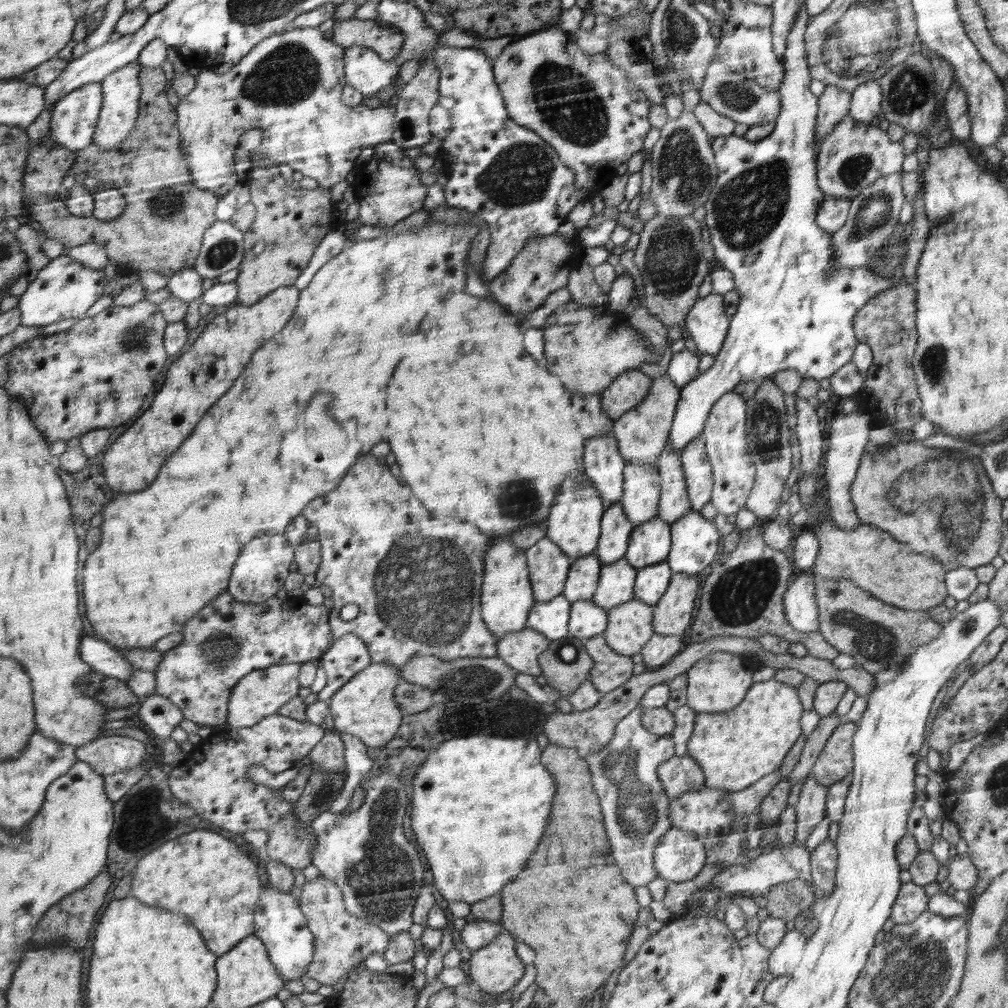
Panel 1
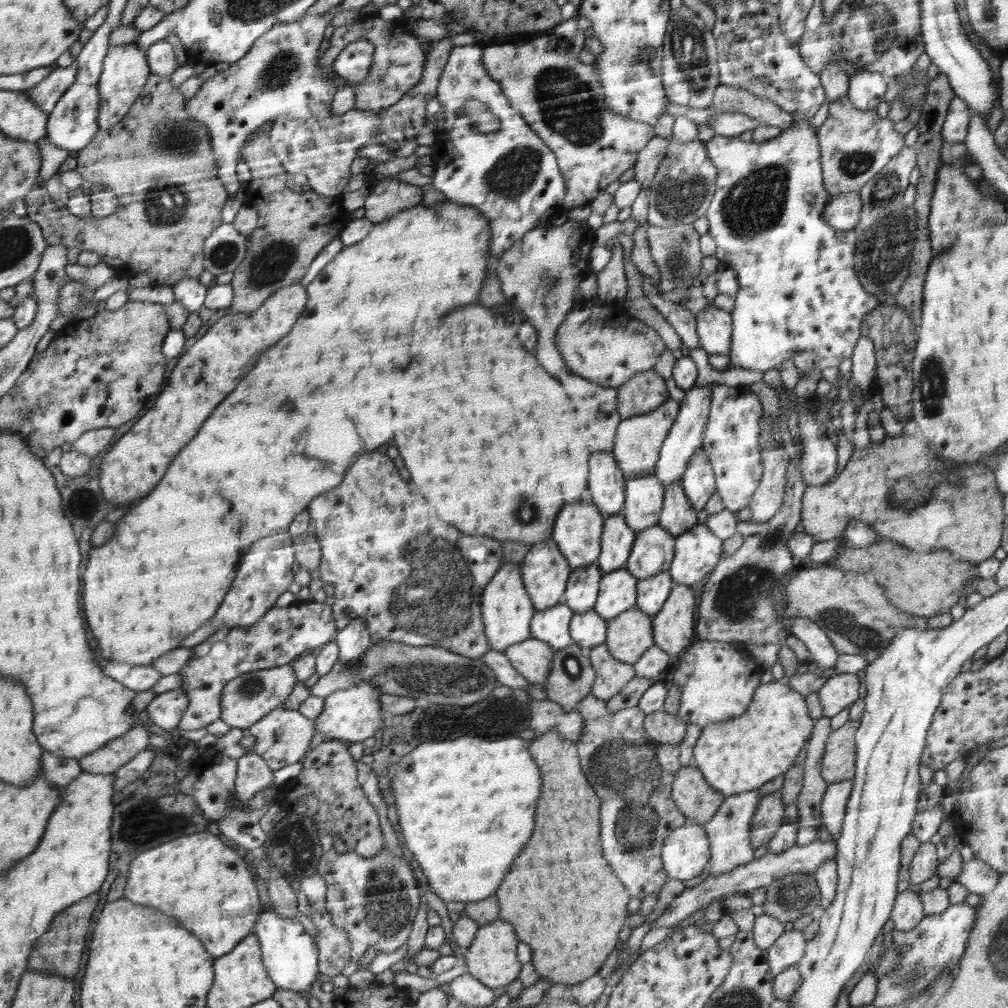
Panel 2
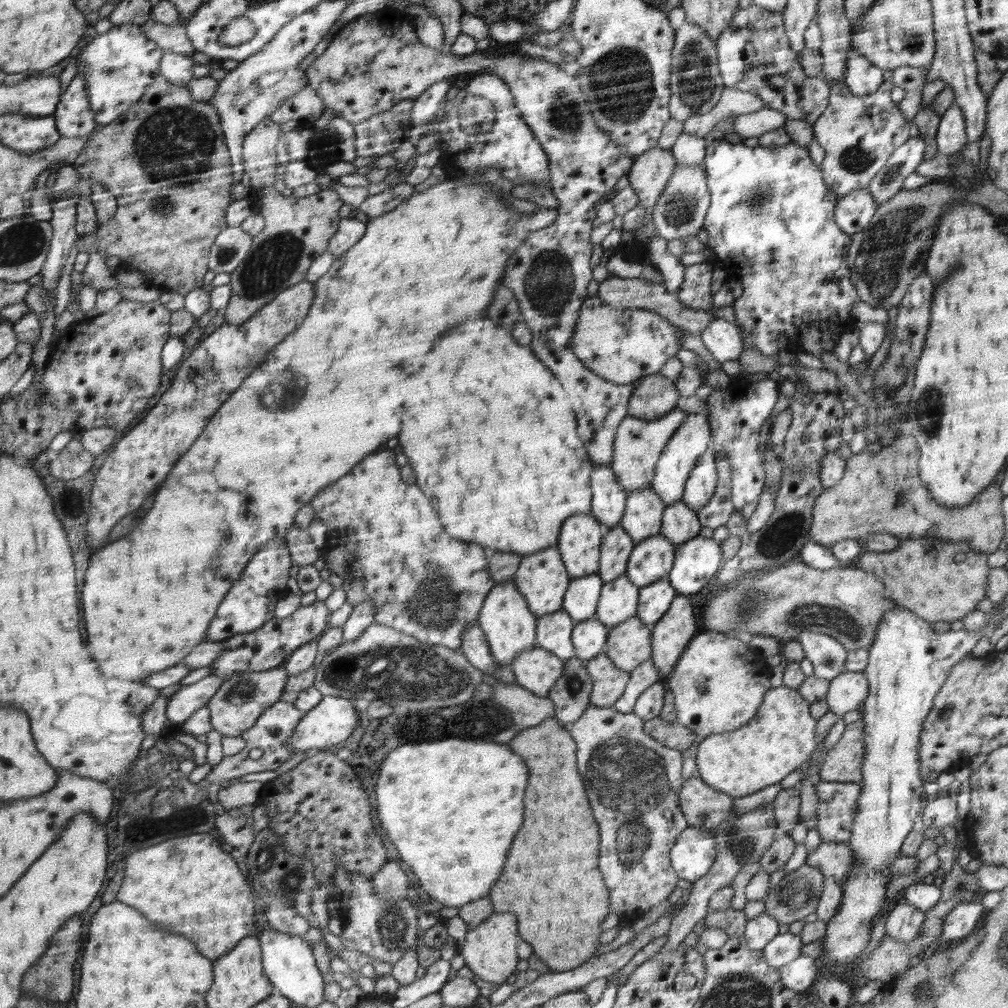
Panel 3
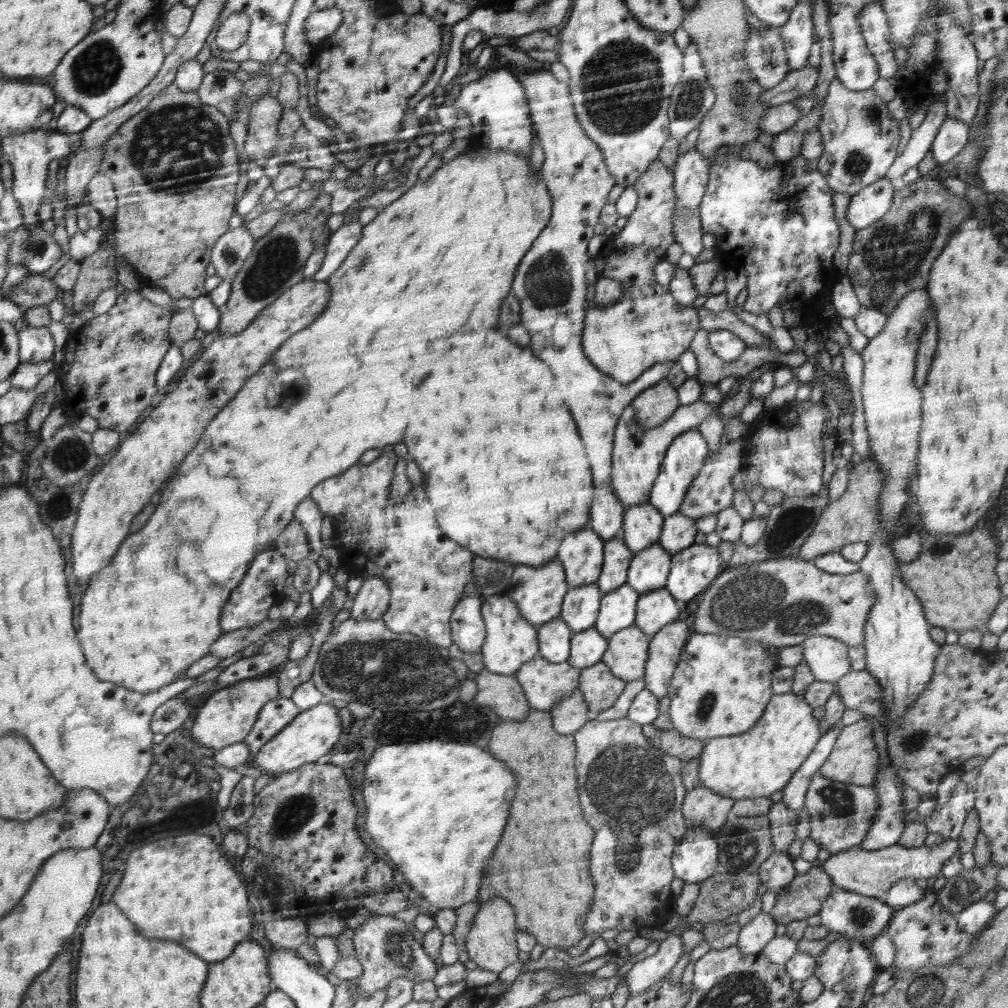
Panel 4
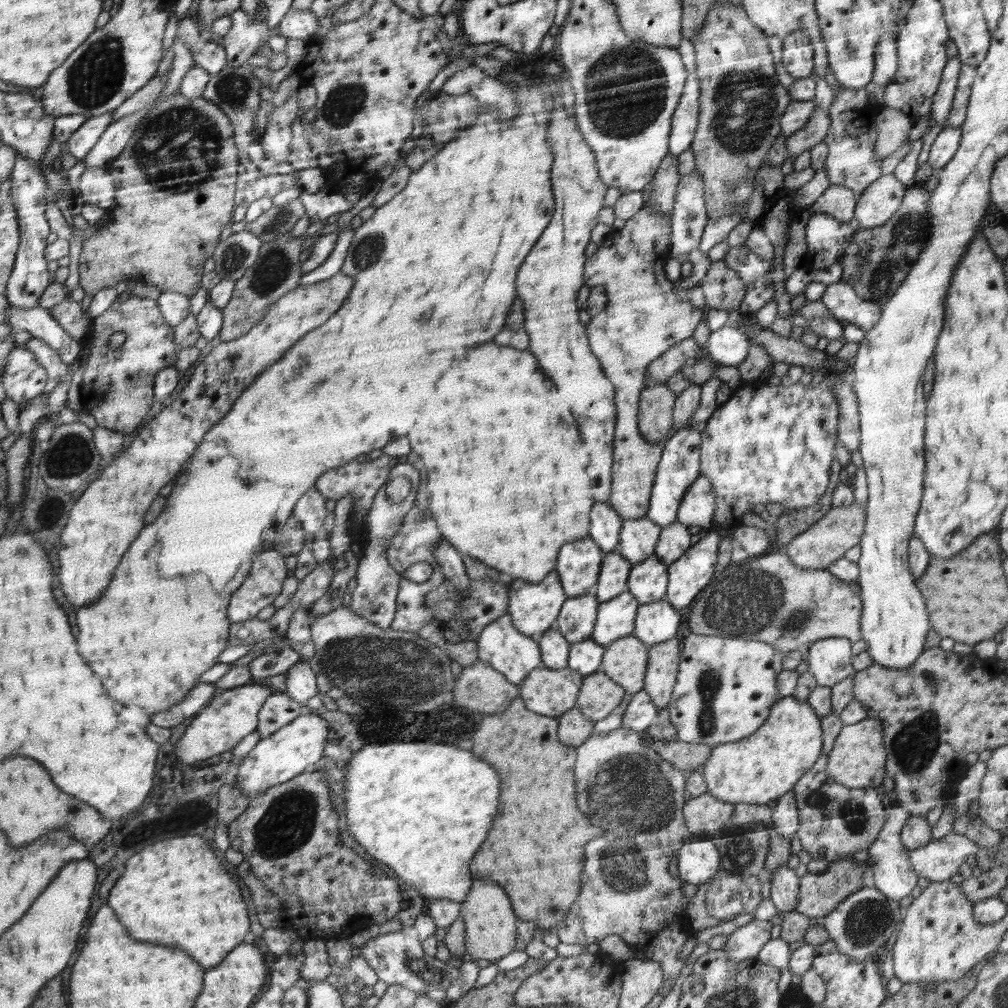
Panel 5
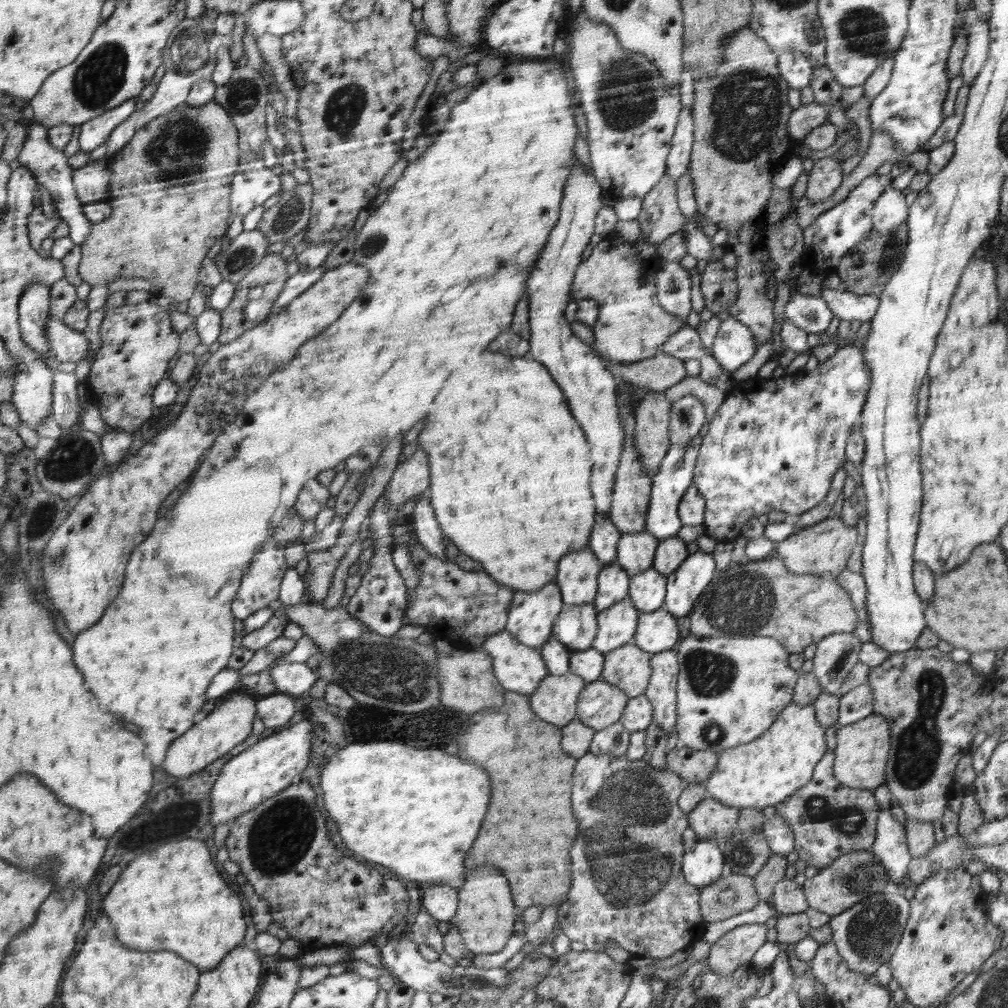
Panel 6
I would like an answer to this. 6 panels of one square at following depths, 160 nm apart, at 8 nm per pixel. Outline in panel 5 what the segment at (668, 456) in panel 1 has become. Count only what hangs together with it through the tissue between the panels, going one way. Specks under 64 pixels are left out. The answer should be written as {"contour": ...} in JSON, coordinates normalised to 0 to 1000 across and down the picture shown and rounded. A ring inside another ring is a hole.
{"contour":[[[675,518],[660,522],[655,533],[654,541],[650,544],[650,550],[662,562],[674,556],[685,545],[685,530],[683,523]]]}

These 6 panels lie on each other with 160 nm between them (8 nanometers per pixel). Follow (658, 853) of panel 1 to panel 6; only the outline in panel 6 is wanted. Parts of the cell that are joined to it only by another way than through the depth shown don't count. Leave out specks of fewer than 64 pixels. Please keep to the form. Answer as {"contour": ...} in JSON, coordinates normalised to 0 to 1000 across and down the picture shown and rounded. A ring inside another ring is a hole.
{"contour":[[[692,833],[684,845],[679,847],[679,869],[683,876],[696,882],[713,873],[719,854],[720,851],[716,851],[716,845],[708,834]]]}

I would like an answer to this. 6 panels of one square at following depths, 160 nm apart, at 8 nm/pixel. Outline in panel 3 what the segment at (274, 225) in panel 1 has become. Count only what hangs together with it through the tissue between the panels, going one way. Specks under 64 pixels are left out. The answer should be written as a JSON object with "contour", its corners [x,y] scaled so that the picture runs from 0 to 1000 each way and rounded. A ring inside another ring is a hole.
{"contour":[[[267,116],[259,119],[242,135],[242,165],[246,165],[249,177],[246,197],[252,209],[261,214],[263,223],[258,232],[251,235],[244,256],[229,270],[228,299],[220,309],[224,321],[239,323],[278,290],[302,279],[310,259],[325,248],[329,235],[336,228],[335,208],[341,200],[335,191],[325,187],[307,194],[294,195],[278,187],[274,175],[276,161],[273,147],[278,135],[278,124],[272,123]]]}

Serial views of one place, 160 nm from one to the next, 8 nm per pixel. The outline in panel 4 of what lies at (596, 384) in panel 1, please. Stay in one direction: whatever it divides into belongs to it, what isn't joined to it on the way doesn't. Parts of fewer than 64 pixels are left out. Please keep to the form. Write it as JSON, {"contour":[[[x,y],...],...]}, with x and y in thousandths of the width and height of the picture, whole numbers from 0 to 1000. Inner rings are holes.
{"contour":[[[651,156],[637,175],[628,184],[633,193],[629,210],[622,214],[619,226],[612,235],[612,247],[603,250],[597,256],[590,256],[593,276],[606,276],[618,282],[617,297],[609,303],[597,304],[591,308],[584,307],[579,323],[578,347],[579,352],[590,361],[599,371],[606,372],[613,379],[625,382],[633,377],[651,360],[672,358],[680,346],[685,345],[685,339],[689,329],[694,325],[694,312],[692,302],[688,304],[673,303],[668,296],[663,283],[654,283],[650,279],[648,267],[652,260],[661,257],[662,246],[670,241],[667,232],[668,212],[670,211],[669,171]]]}

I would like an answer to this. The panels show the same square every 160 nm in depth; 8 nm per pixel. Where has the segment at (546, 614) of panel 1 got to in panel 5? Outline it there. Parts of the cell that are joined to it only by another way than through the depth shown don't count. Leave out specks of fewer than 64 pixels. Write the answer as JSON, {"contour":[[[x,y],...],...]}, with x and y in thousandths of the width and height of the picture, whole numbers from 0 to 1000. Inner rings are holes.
{"contour":[[[552,621],[544,624],[533,636],[538,645],[538,661],[547,664],[559,664],[563,661],[566,638]]]}

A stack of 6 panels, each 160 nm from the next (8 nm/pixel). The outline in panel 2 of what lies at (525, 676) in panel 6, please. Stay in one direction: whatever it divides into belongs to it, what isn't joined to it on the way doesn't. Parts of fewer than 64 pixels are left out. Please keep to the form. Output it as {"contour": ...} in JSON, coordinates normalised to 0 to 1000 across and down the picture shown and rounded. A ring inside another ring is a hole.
{"contour":[[[499,559],[500,565],[492,569],[492,577],[480,586],[480,621],[483,636],[490,647],[498,648],[512,638],[527,632],[527,615],[532,605],[519,578],[515,559]]]}

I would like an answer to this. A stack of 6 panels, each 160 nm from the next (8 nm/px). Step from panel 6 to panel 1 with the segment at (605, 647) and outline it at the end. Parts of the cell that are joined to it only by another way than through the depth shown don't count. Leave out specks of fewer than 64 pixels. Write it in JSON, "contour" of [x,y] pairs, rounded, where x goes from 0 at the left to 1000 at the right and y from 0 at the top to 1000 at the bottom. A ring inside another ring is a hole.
{"contour":[[[620,552],[614,557],[599,561],[599,569],[594,571],[593,583],[586,596],[599,602],[601,606],[626,596],[630,586],[629,563]]]}

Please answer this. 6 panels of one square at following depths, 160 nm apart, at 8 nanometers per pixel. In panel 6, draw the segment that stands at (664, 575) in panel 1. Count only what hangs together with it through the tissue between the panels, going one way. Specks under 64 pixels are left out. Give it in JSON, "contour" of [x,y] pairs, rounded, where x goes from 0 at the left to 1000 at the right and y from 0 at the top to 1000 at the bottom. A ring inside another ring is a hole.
{"contour":[[[655,603],[644,608],[634,608],[633,623],[627,637],[644,648],[657,648],[673,637],[673,629],[675,627],[669,610]]]}

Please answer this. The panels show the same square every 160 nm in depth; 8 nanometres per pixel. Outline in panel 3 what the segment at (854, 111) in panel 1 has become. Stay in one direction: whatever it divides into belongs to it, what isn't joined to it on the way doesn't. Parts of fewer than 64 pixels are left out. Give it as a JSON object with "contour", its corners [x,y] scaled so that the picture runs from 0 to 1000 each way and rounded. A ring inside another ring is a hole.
{"contour":[[[844,49],[840,54],[837,83],[844,93],[859,95],[869,92],[869,89],[878,80],[875,77],[876,69],[867,65],[857,55]]]}

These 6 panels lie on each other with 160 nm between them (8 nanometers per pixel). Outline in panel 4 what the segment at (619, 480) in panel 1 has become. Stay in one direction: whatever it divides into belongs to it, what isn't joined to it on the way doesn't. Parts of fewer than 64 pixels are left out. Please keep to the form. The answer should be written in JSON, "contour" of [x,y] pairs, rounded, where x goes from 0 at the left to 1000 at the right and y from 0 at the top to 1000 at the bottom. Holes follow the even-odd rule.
{"contour":[[[606,481],[591,483],[585,501],[583,522],[603,536],[615,532],[620,505]]]}

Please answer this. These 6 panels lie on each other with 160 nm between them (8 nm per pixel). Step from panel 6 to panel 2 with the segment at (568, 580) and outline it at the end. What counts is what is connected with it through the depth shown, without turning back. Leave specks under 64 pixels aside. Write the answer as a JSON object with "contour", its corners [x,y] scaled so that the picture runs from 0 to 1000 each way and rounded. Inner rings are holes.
{"contour":[[[587,500],[559,503],[560,510],[551,514],[552,530],[547,530],[546,534],[554,539],[567,565],[579,563],[594,554],[599,514]]]}

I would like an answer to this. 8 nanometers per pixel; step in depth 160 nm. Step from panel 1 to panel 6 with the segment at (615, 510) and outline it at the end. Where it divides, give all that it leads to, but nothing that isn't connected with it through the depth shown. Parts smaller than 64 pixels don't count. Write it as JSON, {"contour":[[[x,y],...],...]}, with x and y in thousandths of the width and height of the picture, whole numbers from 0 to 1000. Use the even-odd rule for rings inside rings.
{"contour":[[[611,558],[600,561],[600,563],[595,565],[589,595],[589,599],[595,607],[605,604],[607,600],[615,597],[619,591],[623,591],[623,583],[625,583],[623,575],[625,575],[623,566],[619,566]]]}

